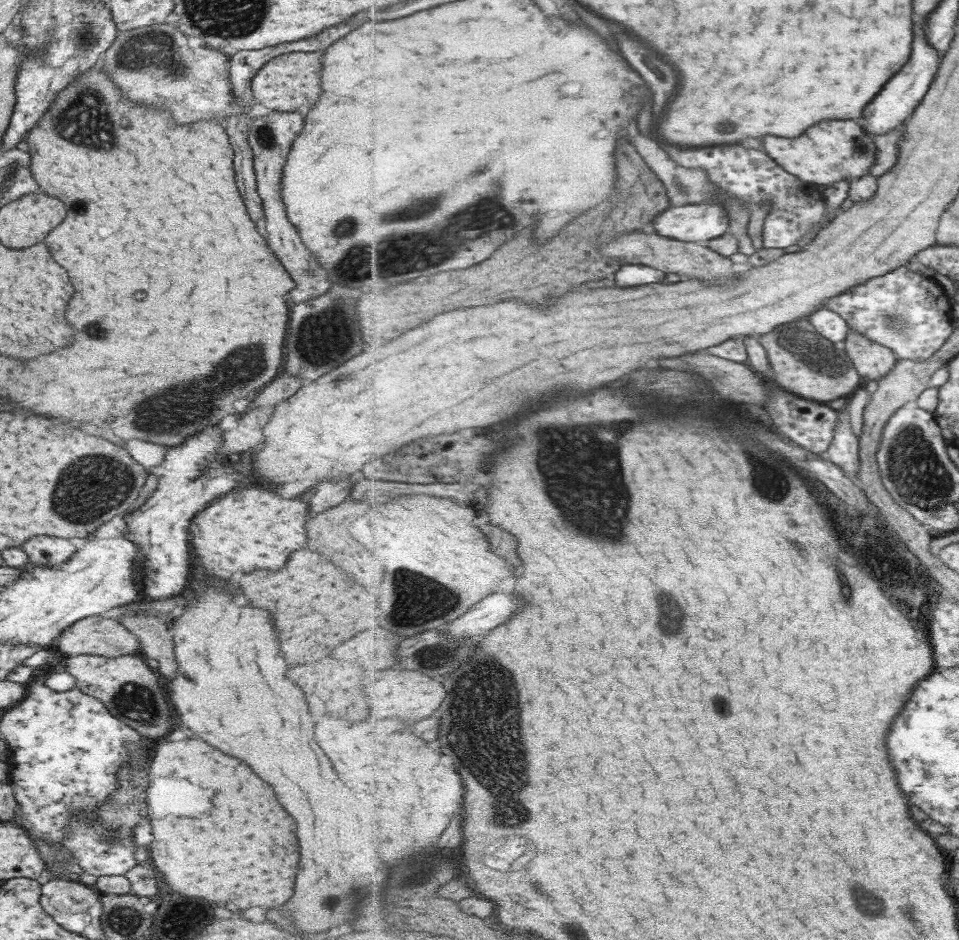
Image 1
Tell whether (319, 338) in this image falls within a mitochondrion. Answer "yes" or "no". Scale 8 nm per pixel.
yes

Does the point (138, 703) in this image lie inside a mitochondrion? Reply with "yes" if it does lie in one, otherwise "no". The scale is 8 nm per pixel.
yes

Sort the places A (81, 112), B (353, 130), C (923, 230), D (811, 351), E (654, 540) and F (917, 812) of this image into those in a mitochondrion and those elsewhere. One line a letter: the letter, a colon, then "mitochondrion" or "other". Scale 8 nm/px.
A: mitochondrion
B: other
C: other
D: mitochondrion
E: other
F: other

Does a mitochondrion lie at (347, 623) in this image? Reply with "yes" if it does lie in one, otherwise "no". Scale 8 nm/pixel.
no

